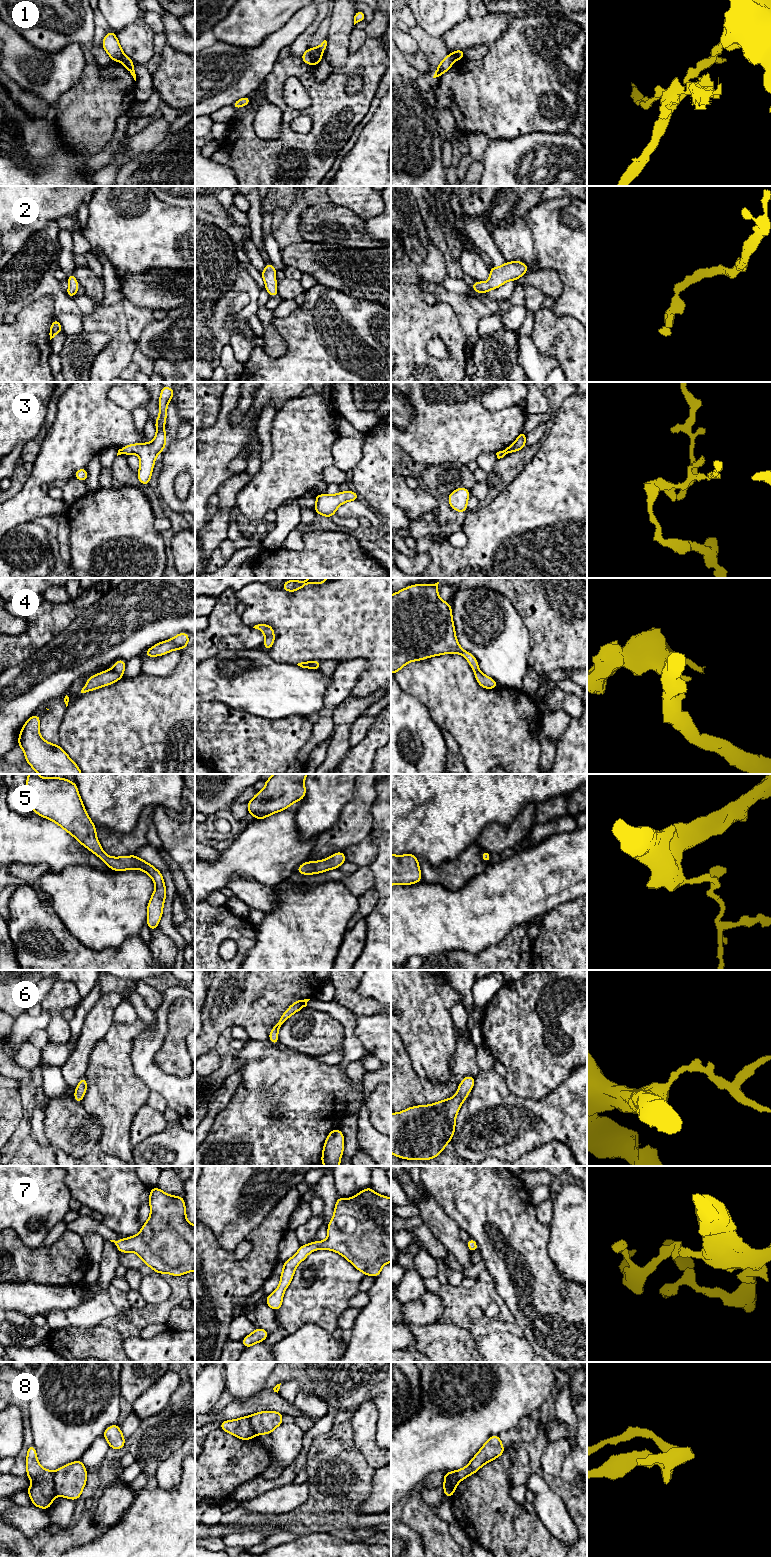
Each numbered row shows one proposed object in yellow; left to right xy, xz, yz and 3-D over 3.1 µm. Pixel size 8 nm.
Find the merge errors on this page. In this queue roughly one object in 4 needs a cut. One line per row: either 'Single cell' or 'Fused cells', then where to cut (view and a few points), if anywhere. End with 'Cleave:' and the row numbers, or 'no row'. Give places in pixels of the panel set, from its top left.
1: Fused cells. Split along xz (316, 48), (321, 53)
2: Single cell. No split
3: Fused cells. Split along yz (505, 449), (507, 452)
4: Fused cells. Split along xy (112, 668), (122, 675)
5: Single cell. No split
6: Single cell. No split
7: Single cell. No split
8: Fused cells. Split along xy (53, 1472), (54, 1490), (57, 1494)
Cleave: 1, 3, 4, 8

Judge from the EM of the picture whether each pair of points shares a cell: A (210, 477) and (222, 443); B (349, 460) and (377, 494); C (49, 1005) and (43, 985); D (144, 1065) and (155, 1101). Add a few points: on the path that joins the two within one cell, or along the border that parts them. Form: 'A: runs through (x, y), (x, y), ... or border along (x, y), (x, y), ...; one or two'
A: runs through (210, 469), (214, 451); one
B: border along (363, 444), (361, 459), (351, 470); two
C: border along (57, 980), (42, 1000); two
D: border along (151, 1090), (158, 1093), (164, 1099), (167, 1107); two

